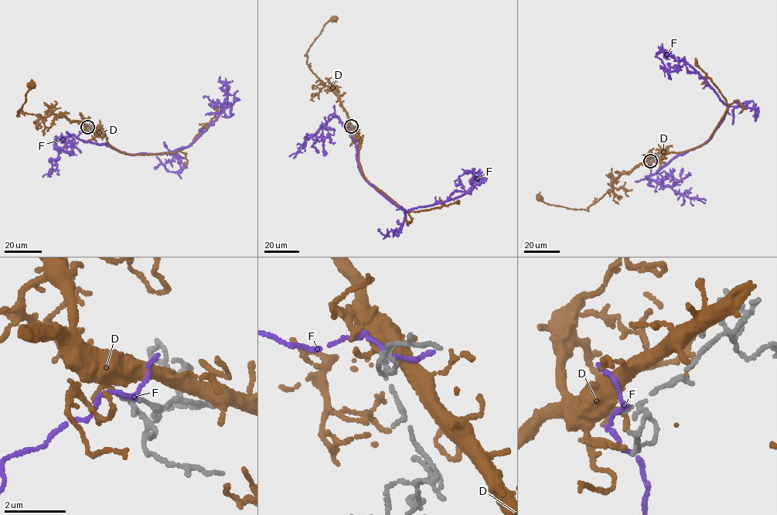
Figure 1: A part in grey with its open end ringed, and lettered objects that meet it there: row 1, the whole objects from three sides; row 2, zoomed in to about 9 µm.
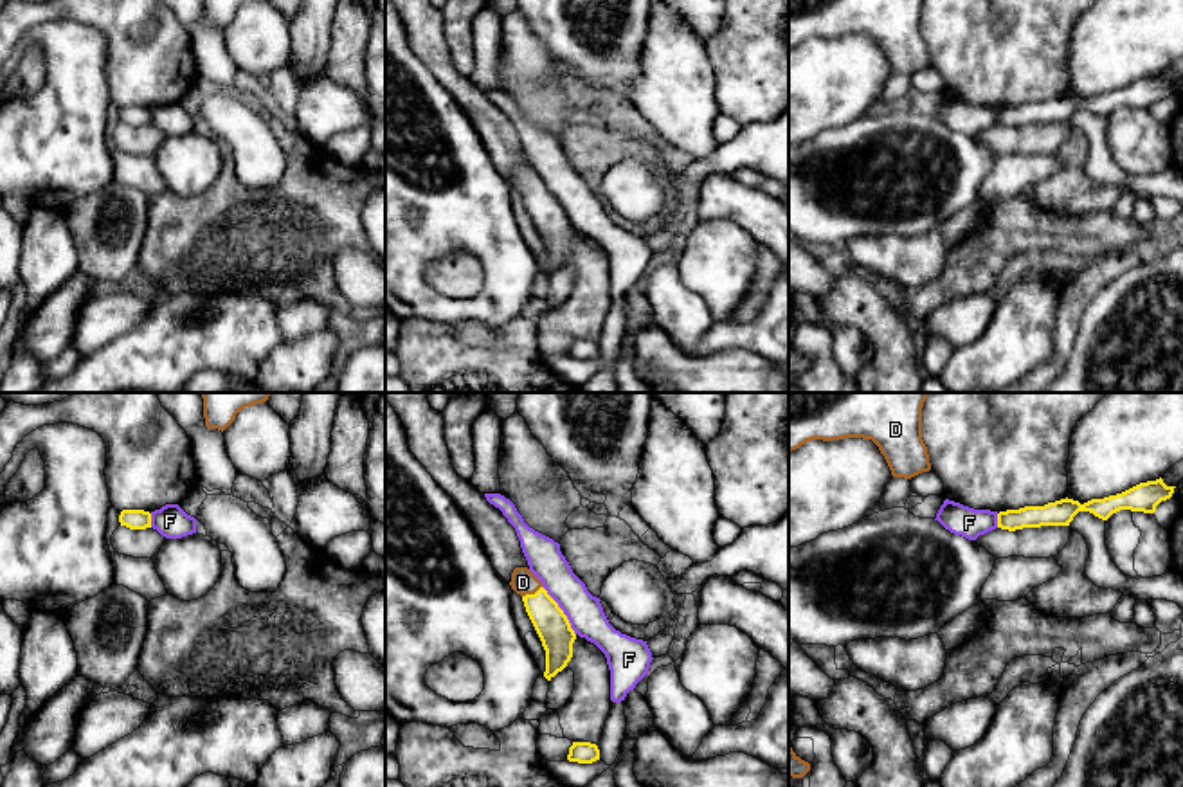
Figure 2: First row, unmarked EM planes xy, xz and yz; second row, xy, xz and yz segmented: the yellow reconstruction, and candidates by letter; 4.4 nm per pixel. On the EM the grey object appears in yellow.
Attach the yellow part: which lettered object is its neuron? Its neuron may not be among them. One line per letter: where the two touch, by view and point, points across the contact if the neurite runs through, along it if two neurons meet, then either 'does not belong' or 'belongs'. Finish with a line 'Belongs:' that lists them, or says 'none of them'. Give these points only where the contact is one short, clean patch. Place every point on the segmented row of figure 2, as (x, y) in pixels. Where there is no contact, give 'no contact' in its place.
D: xz (532, 595) | across xz (550, 622), (532, 595), (523, 582) | belongs
F: xz (562, 611) | along xz (542, 587), (562, 611), (575, 634) | does not belong
Belongs: D

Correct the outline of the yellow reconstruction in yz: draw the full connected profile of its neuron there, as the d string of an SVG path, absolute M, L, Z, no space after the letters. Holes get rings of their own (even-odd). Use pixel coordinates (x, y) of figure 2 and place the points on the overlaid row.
M1163 479L1140 483L1122 493L1104 499L1091 499L1084 504L1073 499L1061 499L1044 506L1025 506L998 513L998 528L1016 531L1041 526L1070 526L1079 511L1089 511L1107 520L1120 510L1154 513L1161 501L1172 497L1176 486L1167 486Z

